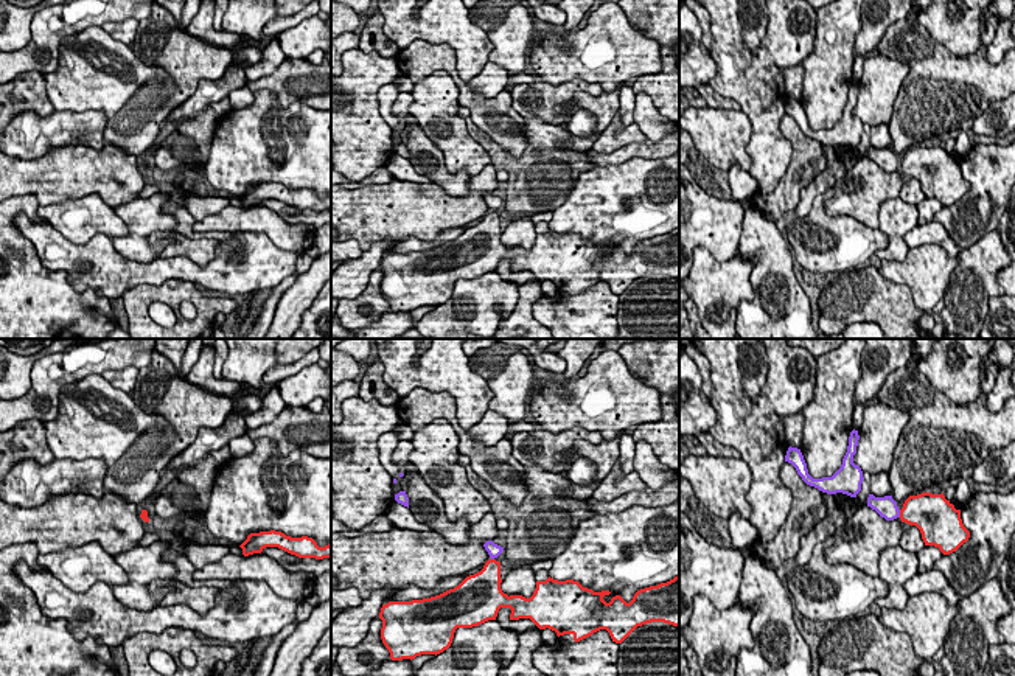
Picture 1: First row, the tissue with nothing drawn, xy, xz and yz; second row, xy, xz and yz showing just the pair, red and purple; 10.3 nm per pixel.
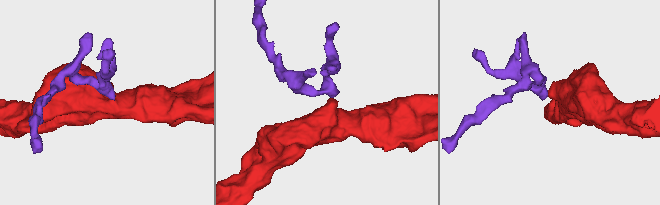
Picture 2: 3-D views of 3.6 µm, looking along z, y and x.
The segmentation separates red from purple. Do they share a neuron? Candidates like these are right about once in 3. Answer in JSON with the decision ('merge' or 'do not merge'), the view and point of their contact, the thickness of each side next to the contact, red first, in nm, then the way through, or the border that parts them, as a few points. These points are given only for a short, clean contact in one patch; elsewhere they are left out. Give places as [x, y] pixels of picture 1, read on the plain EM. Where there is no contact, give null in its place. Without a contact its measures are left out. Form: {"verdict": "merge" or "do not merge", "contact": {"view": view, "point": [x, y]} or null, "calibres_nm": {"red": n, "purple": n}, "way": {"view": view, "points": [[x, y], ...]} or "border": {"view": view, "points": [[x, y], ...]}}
{"verdict": "do not merge", "contact": {"view": "yz", "point": [900, 165]}, "calibres_nm": {"red": 360, "purple": 220}, "border": {"view": "yz", "points": [[899, 162], [900, 167]]}}

